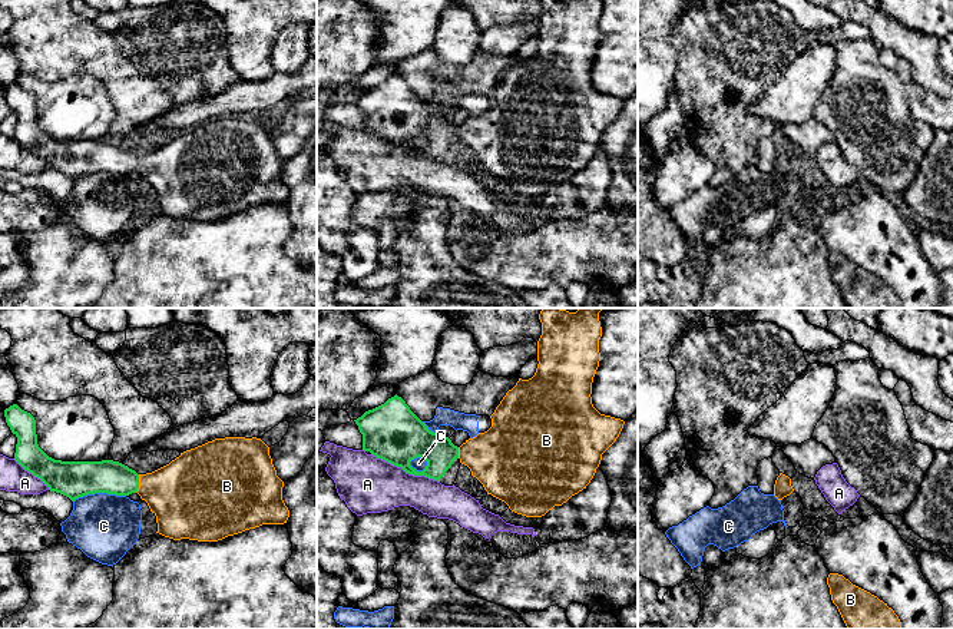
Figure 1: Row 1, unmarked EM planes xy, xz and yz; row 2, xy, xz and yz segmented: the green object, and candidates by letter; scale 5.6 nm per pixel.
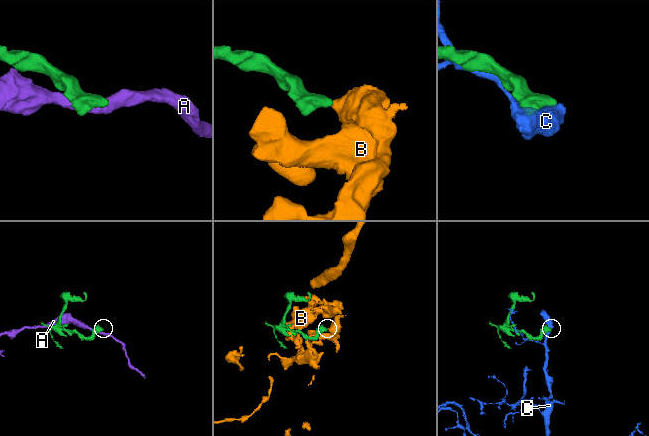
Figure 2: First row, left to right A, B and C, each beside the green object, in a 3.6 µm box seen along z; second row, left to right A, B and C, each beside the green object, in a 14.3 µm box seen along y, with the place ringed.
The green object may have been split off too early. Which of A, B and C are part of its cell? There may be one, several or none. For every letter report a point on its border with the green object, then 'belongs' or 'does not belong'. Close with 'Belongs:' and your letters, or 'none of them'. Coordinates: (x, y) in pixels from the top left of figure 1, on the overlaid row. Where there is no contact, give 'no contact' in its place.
A: xz (406, 472) | does not belong
B: xy (138, 483) | belongs
C: xy (99, 492) | does not belong
Belongs: B

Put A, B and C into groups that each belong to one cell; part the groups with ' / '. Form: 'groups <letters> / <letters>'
groups A / B / C

